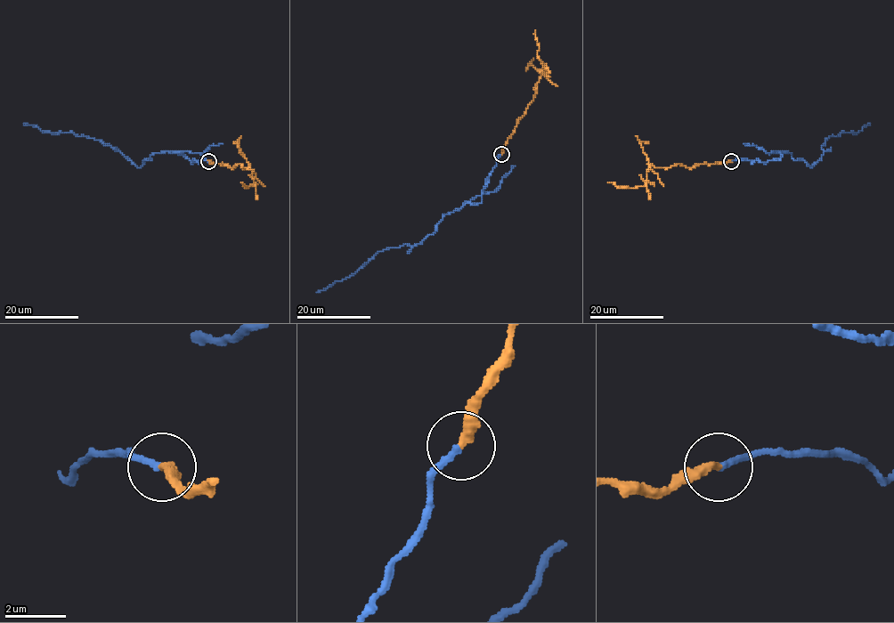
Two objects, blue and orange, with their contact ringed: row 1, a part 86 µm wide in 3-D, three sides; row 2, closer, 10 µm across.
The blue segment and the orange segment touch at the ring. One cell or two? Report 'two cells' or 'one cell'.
two cells

